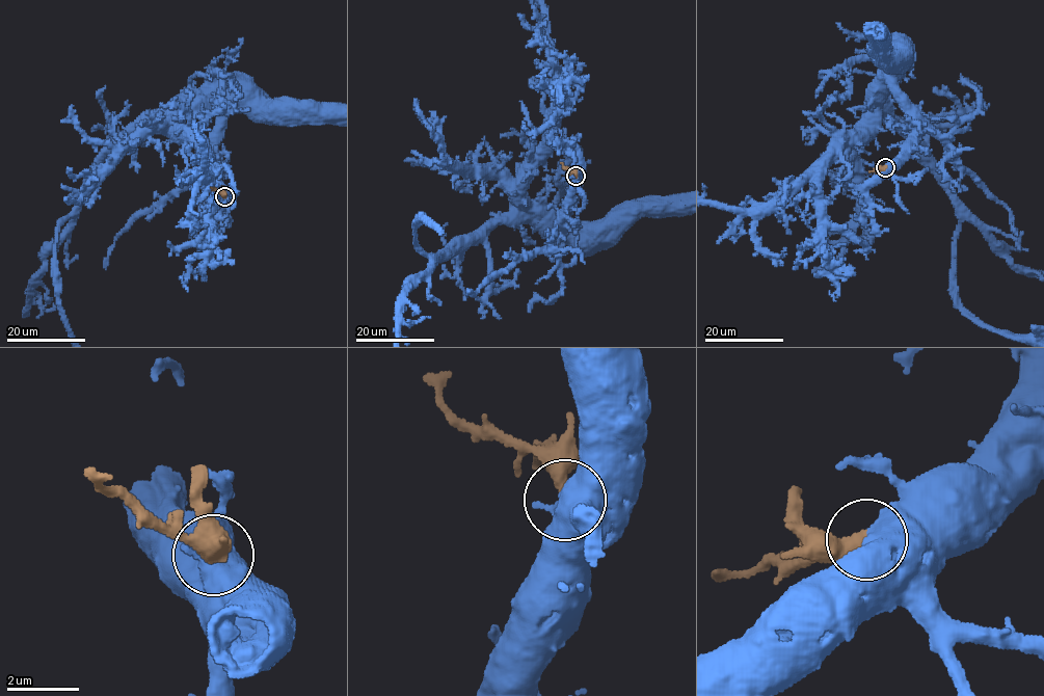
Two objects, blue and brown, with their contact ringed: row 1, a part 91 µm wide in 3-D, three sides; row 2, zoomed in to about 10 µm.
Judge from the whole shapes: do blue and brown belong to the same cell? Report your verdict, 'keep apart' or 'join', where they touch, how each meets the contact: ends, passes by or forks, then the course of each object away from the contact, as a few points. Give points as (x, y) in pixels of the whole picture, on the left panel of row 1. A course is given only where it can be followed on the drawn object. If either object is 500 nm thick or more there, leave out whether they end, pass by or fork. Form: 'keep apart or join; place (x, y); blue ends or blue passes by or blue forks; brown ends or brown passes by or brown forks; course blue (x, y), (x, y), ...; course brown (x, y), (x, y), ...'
join; place (224, 196); course blue (224, 195), (219, 190), (218, 178), (211, 169), (220, 123), (228, 109), (237, 104), (277, 100), (311, 108); course brown (224, 195), (210, 187)

